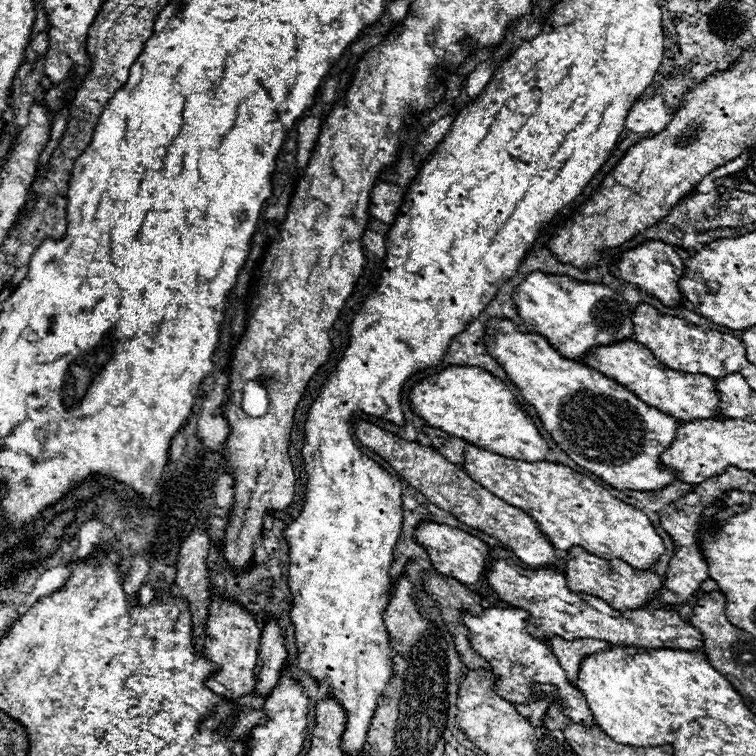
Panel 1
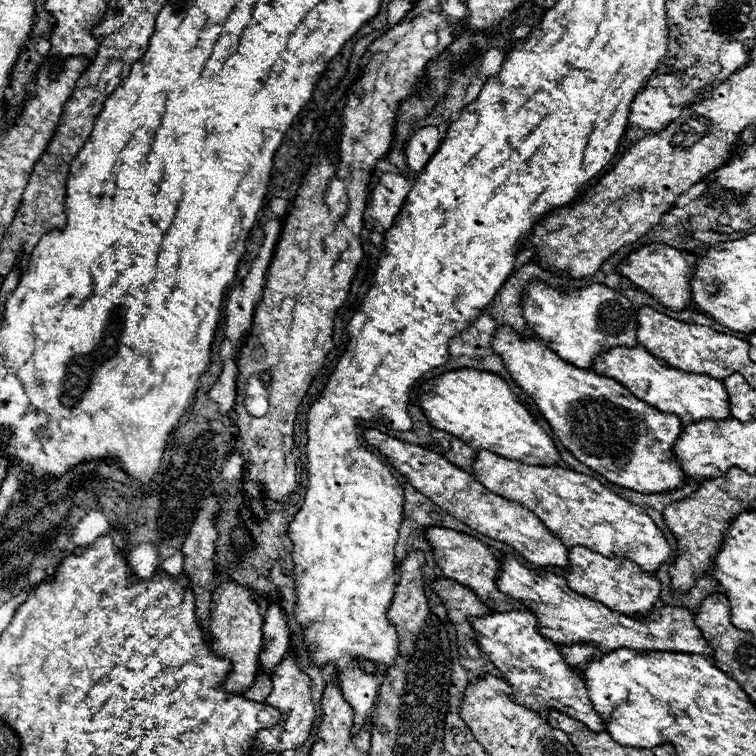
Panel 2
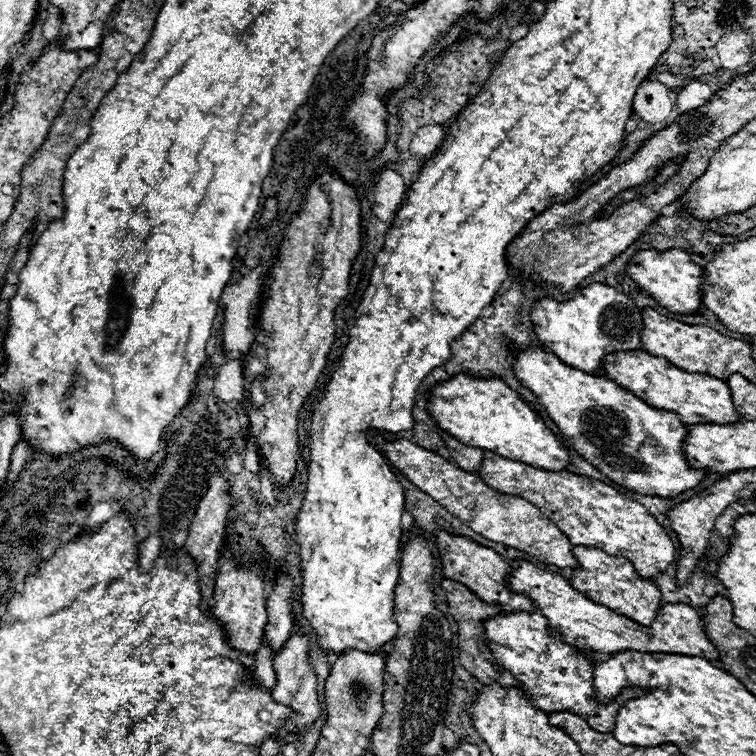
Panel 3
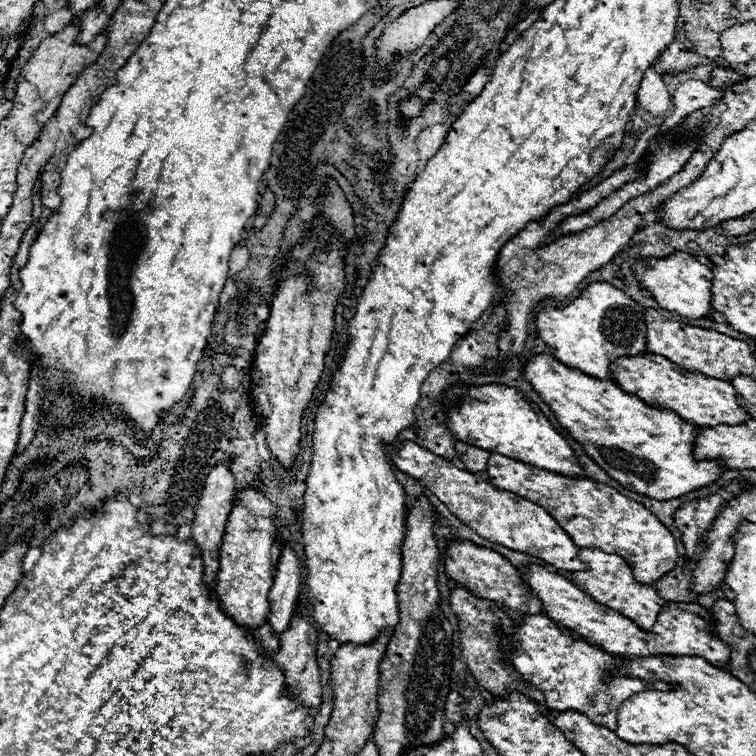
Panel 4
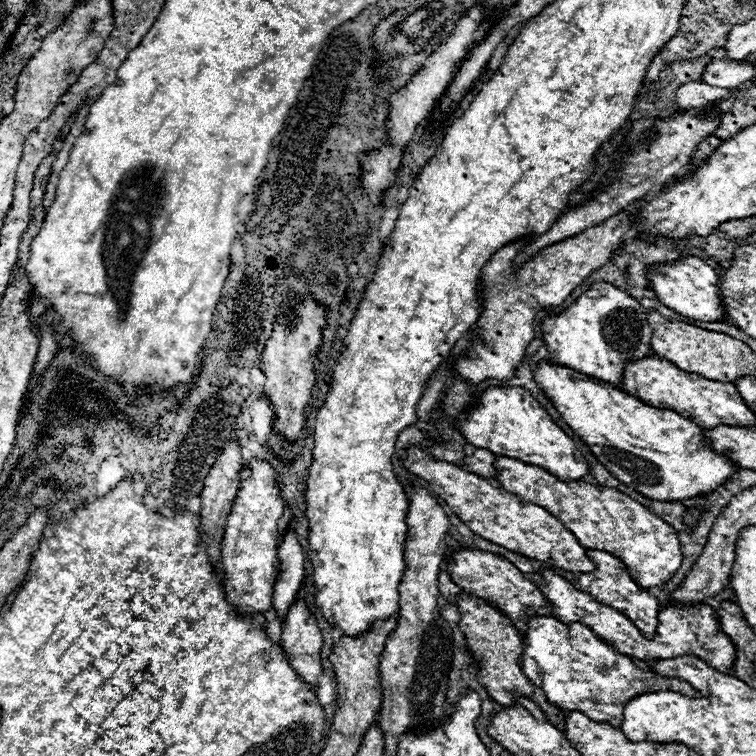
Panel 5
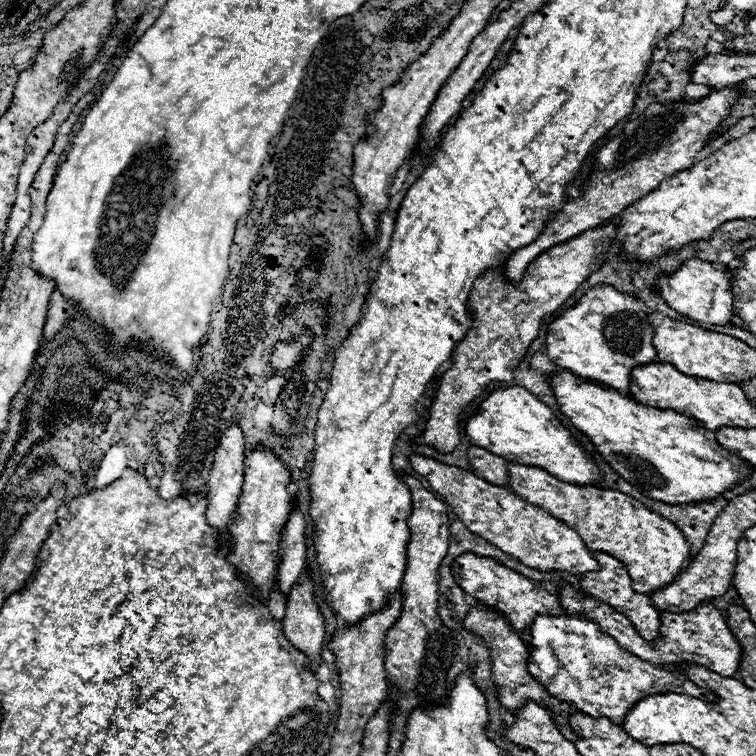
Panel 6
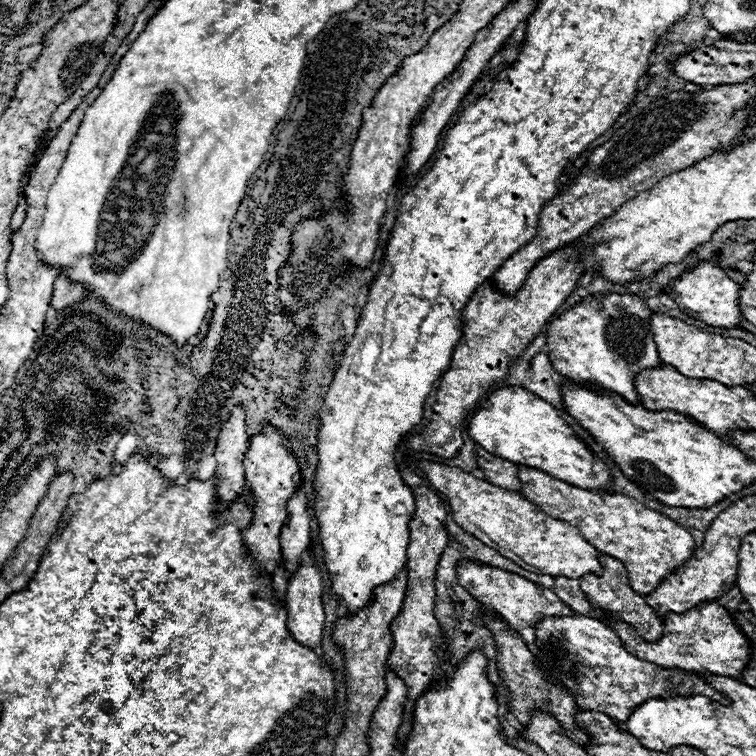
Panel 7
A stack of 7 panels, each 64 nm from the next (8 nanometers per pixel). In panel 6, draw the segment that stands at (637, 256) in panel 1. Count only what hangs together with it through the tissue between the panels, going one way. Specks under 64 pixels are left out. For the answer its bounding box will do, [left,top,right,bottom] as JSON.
[656,258,734,324]

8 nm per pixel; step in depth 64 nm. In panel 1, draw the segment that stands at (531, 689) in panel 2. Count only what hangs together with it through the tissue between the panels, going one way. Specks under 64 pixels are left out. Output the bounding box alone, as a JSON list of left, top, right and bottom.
[462,608,594,724]

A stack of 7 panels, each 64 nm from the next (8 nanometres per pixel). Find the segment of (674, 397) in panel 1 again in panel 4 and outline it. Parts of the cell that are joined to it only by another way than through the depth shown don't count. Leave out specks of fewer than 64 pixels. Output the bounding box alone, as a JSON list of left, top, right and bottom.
[610,352,748,426]

